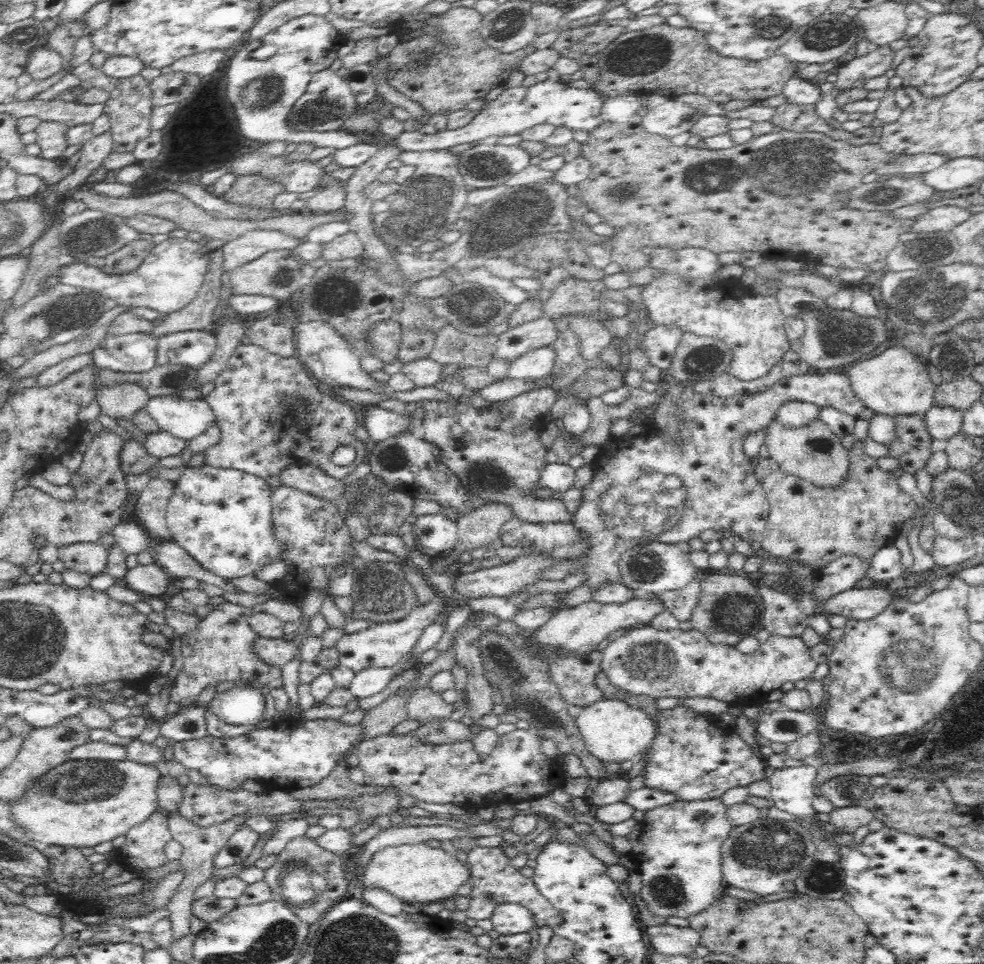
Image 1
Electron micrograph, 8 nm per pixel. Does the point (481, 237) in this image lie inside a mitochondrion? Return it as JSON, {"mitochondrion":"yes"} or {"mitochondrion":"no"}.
{"mitochondrion":"yes"}

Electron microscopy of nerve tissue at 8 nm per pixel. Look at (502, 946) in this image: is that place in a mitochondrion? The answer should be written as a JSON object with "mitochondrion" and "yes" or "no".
{"mitochondrion":"no"}

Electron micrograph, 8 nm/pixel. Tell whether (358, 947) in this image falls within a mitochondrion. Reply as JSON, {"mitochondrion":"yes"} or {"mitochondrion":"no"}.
{"mitochondrion":"yes"}

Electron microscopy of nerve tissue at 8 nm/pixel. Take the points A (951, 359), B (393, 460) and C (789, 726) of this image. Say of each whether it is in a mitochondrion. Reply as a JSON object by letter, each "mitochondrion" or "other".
{"A":"mitochondrion","B":"mitochondrion","C":"mitochondrion"}

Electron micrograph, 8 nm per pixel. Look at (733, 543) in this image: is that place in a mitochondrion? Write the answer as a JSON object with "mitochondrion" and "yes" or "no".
{"mitochondrion":"no"}

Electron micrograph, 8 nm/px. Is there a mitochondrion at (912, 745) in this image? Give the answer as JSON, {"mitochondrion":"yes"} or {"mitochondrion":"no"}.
{"mitochondrion":"no"}

